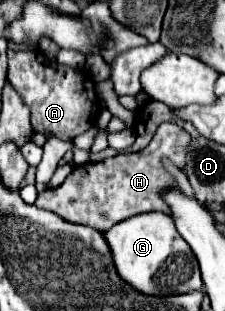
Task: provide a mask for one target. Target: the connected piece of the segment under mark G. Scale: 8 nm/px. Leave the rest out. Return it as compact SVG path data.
M162 211L140 213L116 223L104 237L110 243L118 275L132 287L138 287L138 291L144 291L146 295L172 295L202 289L198 261L190 245L176 231L170 215L164 215Z

